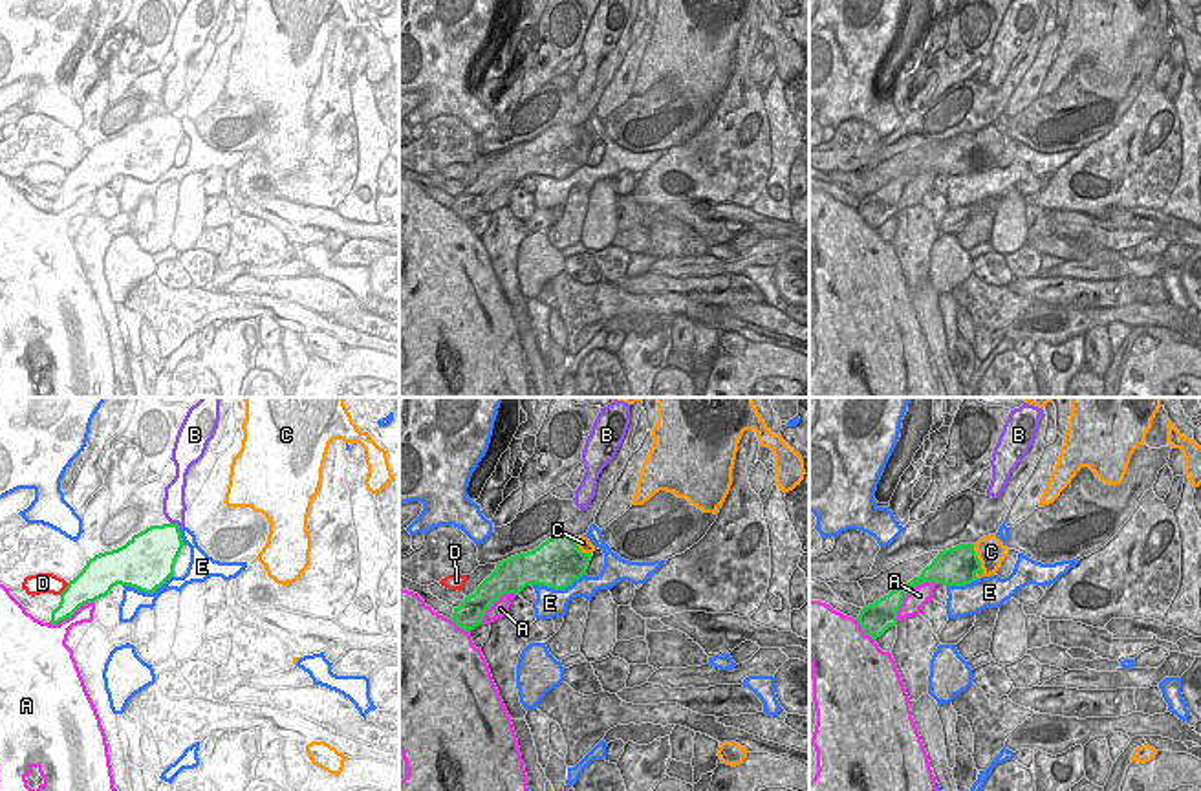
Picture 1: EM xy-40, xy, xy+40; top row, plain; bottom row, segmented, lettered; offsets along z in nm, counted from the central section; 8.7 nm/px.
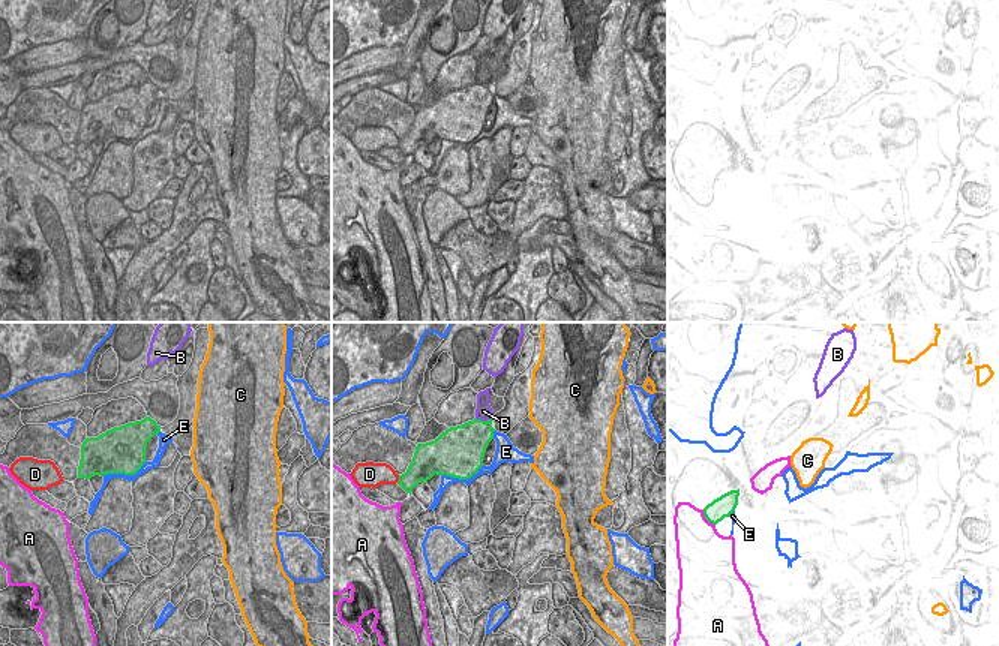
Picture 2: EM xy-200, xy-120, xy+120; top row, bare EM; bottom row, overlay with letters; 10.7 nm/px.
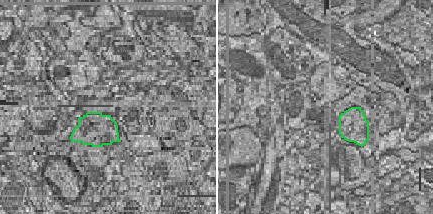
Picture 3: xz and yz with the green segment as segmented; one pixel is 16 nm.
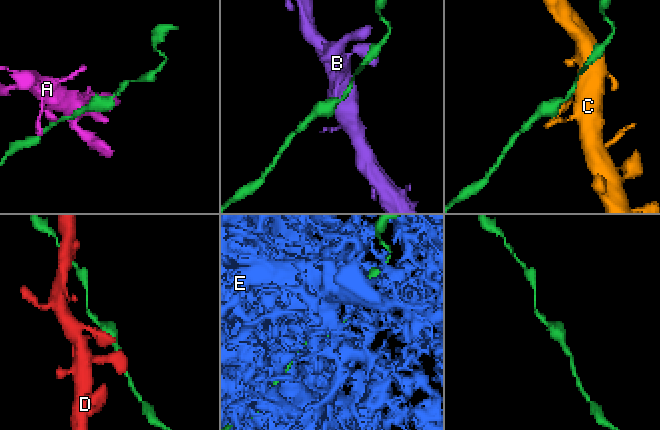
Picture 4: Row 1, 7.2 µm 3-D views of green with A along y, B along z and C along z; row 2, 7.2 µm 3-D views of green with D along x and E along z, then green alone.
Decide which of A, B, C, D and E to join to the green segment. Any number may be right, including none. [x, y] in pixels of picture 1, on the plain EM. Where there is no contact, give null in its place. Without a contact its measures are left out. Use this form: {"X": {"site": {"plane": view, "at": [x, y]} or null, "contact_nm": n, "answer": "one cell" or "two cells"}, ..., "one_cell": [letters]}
{"A": {"site": {"plane": "xy+40", "at": [907, 184]}, "contact_nm": 500, "answer": "two cells"}, "B": {"site": {"plane": "xy-40", "at": [176, 114]}, "contact_nm": 100, "answer": "two cells"}, "C": {"site": {"plane": "xy+40", "at": [978, 151]}, "contact_nm": 320, "answer": "two cells"}, "D": {"site": {"plane": "xy-40", "at": [66, 178]}, "contact_nm": 140, "answer": "two cells"}, "E": {"site": {"plane": "xy", "at": [559, 178]}, "contact_nm": 480, "answer": "two cells"}, "one_cell": []}

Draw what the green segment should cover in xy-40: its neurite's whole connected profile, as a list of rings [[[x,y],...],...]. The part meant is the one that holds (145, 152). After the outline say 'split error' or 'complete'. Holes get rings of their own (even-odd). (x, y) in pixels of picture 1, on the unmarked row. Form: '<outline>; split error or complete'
[[[163,114],[146,117],[117,139],[95,145],[60,183],[49,214],[59,214],[81,196],[106,187],[117,174],[154,183],[174,165],[183,135],[179,115]]]; complete

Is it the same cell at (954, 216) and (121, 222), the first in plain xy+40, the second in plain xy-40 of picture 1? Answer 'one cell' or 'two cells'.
one cell

